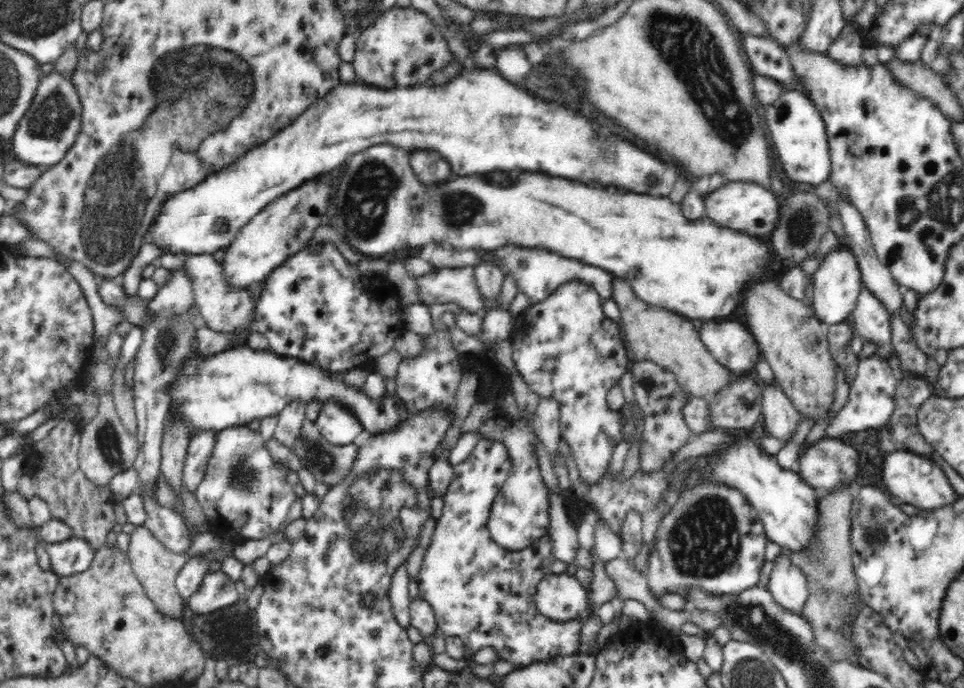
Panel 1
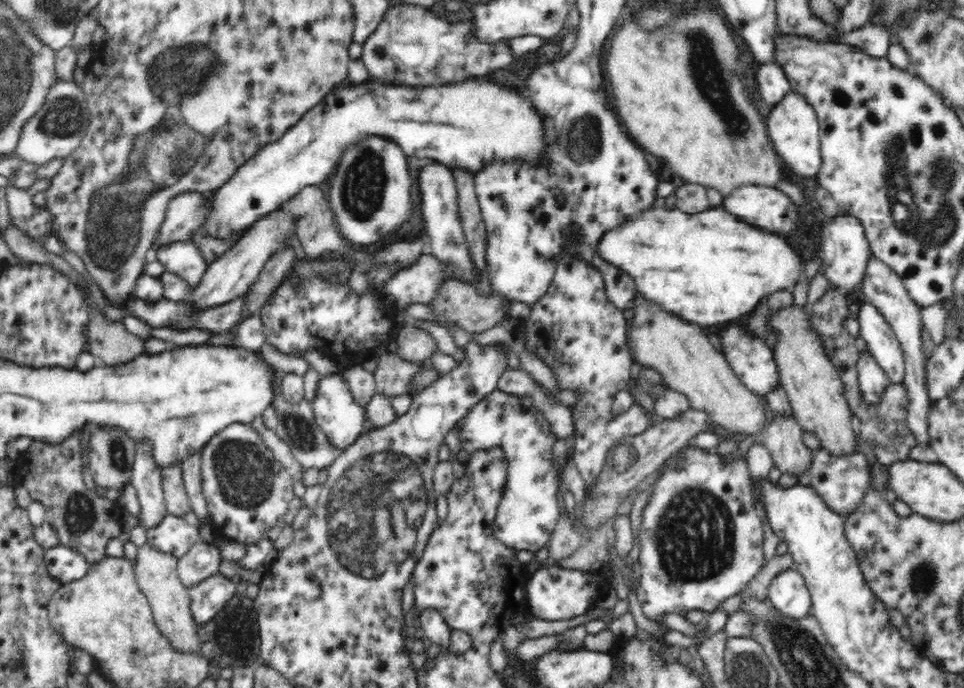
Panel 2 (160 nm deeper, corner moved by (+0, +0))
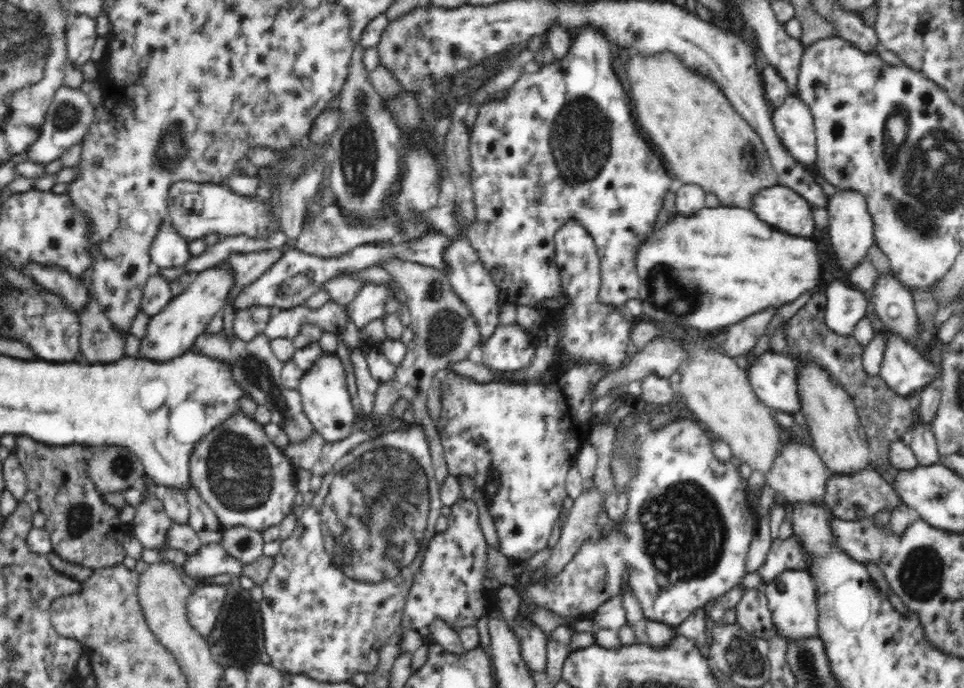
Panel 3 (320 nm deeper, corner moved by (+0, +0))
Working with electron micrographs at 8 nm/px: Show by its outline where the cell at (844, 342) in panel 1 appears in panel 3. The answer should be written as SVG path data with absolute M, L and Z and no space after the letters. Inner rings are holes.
M823 291L811 294L806 305L784 322L781 332L786 349L783 353L790 357L796 357L796 359L812 359L812 363L816 363L828 371L832 381L847 390L856 405L860 426L864 429L871 454L882 464L885 464L890 444L904 442L904 432L910 431L913 412L912 401L893 391L879 375L874 377L865 372L863 348L848 348L846 336L826 328L824 322L826 304L827 299ZM822 328L826 332L822 332Z

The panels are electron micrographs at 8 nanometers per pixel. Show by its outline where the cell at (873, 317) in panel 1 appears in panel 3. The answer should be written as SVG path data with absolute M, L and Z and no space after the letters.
M884 333L887 333L887 345L878 375L893 391L908 398L935 379L937 368L899 335Z

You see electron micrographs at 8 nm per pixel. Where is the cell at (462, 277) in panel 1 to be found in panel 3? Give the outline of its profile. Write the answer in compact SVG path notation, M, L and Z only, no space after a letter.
M365 284L356 292L356 297L346 311L356 329L362 330L376 318L384 317L384 305L394 296L388 285Z

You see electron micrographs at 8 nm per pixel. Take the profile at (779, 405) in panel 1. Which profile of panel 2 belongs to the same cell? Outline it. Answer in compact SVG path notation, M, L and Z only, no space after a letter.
M771 415L768 426L764 427L758 434L748 435L738 443L738 453L745 459L750 447L762 444L770 451L772 464L781 474L789 474L797 478L798 481L806 481L807 483L810 479L809 470L813 459L813 450L808 448L802 440L803 431L804 429L793 415L787 417Z

